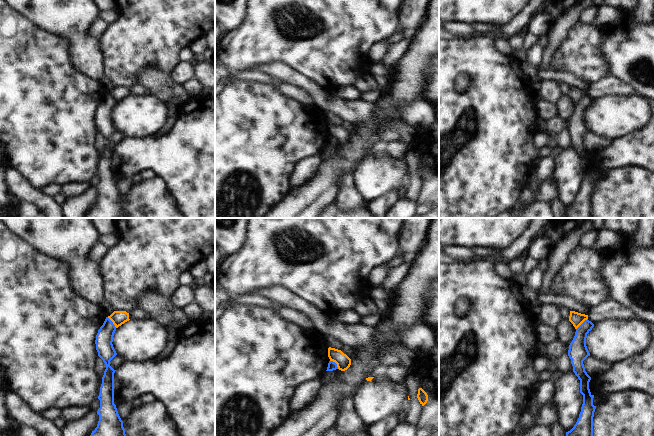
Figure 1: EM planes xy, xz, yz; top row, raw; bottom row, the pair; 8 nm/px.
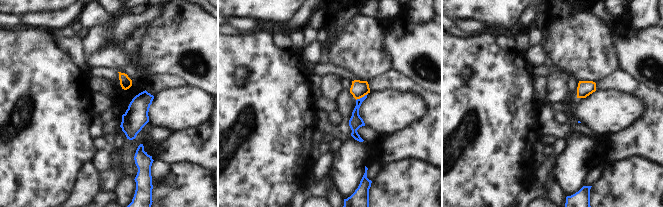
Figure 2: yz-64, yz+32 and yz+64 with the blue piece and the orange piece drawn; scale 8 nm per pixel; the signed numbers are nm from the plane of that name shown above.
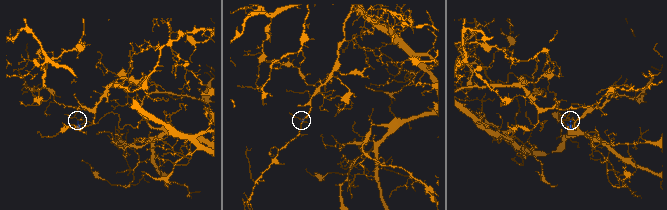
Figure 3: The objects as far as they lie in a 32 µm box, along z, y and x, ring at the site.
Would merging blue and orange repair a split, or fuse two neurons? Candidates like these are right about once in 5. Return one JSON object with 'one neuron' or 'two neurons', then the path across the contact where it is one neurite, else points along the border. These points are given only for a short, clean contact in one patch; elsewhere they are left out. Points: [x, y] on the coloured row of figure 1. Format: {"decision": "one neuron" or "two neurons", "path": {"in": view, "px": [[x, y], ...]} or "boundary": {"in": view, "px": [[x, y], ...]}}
{"decision": "two neurons", "boundary": {"in": "yz", "px": [[587, 318], [576, 329]]}}

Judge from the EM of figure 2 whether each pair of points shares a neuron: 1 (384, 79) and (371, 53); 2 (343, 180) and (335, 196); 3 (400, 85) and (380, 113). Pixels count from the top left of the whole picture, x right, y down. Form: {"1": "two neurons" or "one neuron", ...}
{"1": "two neurons", "2": "two neurons", "3": "two neurons"}

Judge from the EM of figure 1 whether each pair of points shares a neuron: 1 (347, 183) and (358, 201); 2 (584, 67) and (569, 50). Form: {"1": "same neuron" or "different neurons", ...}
{"1": "same neuron", "2": "same neuron"}

